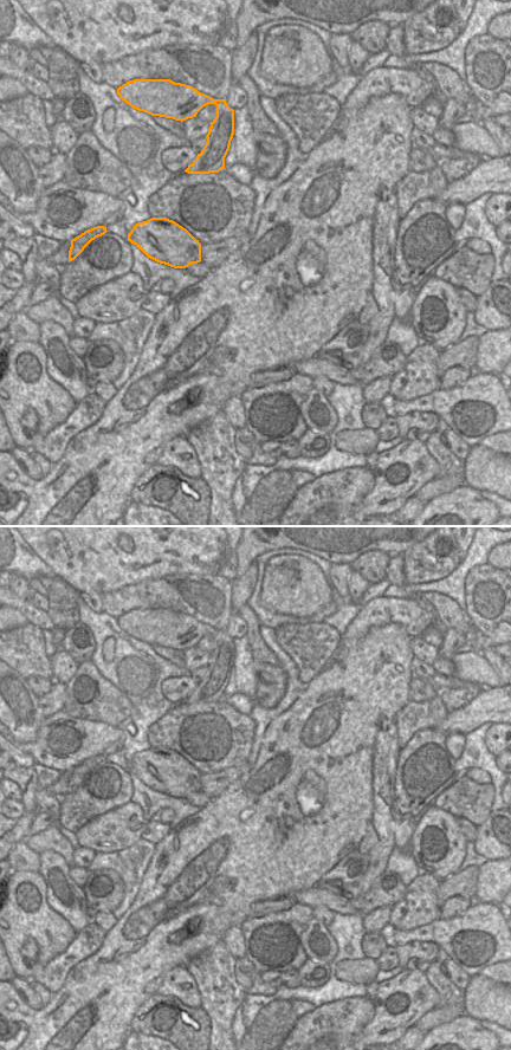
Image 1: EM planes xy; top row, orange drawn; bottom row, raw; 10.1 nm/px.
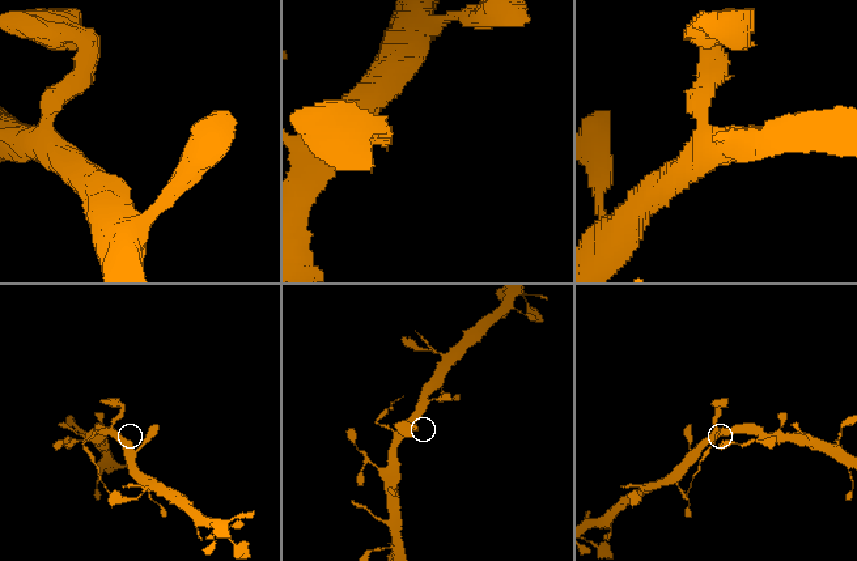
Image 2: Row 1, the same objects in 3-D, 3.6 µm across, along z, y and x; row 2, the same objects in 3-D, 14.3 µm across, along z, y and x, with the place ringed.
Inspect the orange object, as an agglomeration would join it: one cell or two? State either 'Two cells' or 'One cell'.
Two cells.

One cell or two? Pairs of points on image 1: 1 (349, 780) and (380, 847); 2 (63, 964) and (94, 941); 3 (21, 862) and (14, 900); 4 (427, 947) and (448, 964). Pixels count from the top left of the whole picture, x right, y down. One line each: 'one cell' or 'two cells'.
1: two cells
2: one cell
3: two cells
4: two cells

